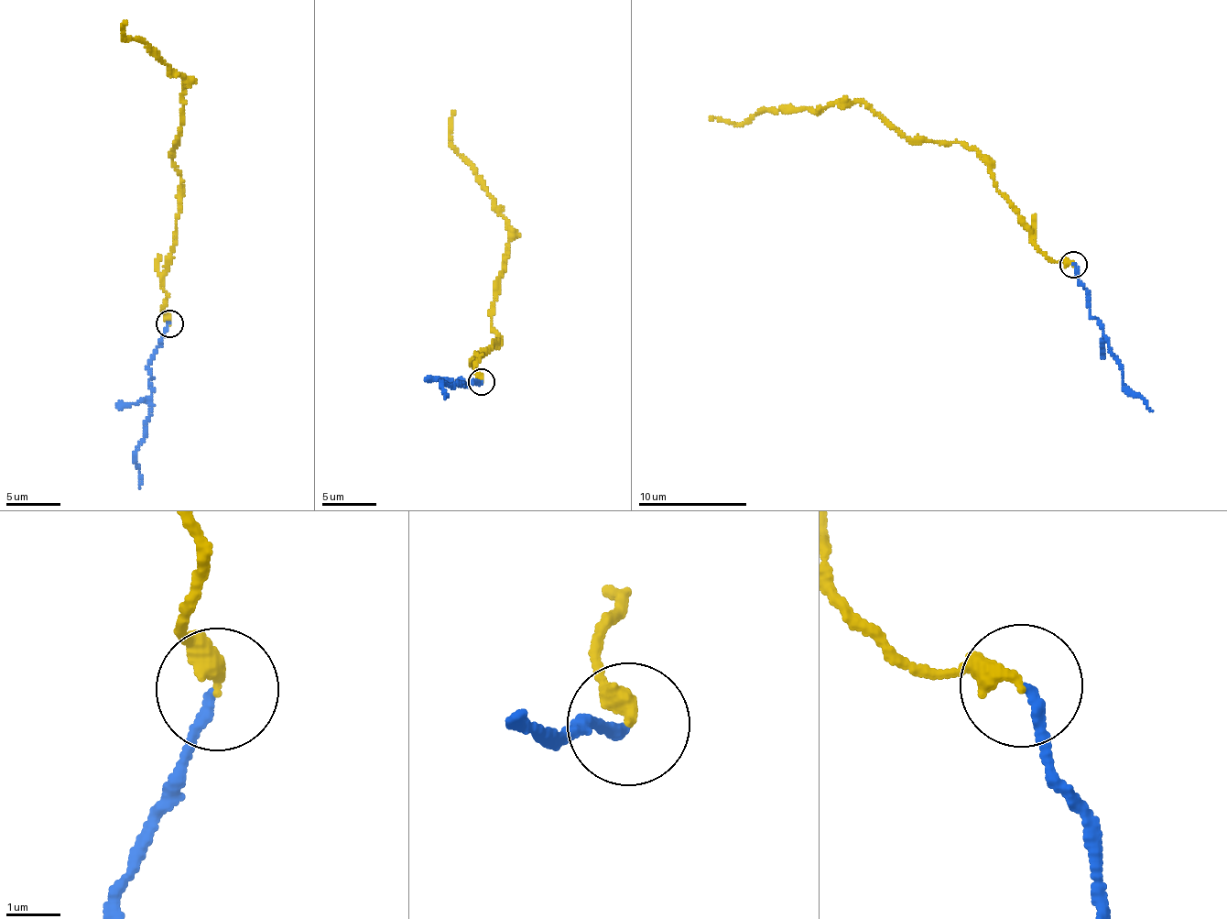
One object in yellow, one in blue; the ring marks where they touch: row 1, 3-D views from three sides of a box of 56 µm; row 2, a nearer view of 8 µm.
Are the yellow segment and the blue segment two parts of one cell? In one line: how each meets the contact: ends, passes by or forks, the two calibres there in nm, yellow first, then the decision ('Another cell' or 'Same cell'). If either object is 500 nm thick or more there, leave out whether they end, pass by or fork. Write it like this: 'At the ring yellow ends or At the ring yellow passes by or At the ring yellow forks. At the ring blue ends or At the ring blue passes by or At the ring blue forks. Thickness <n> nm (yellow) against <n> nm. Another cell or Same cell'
At the ring yellow ends. At the ring blue ends. Thickness 340 nm (yellow) against 180 nm. Same cell

